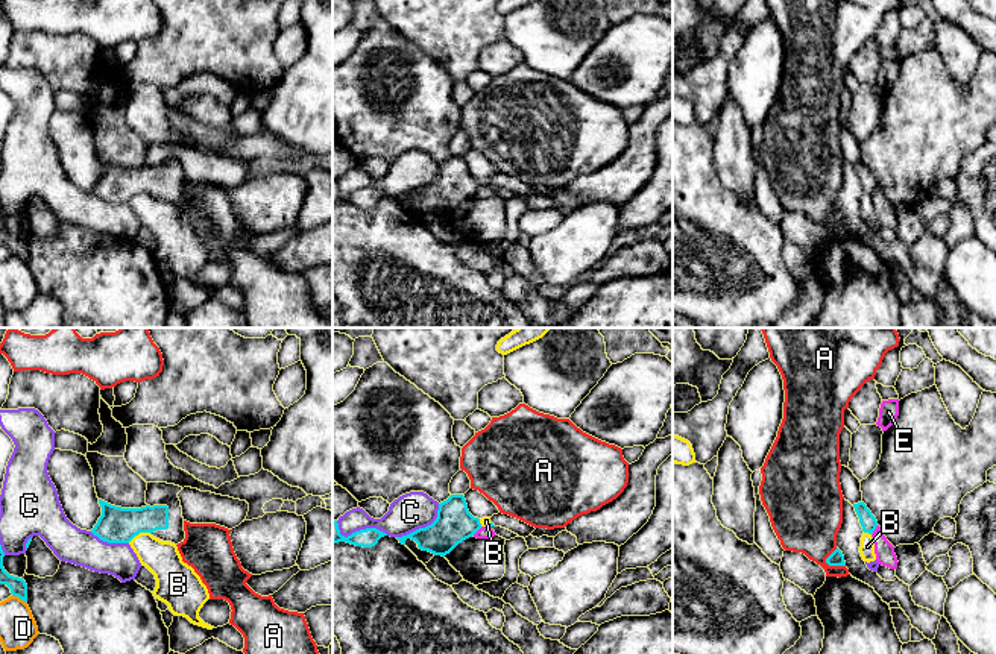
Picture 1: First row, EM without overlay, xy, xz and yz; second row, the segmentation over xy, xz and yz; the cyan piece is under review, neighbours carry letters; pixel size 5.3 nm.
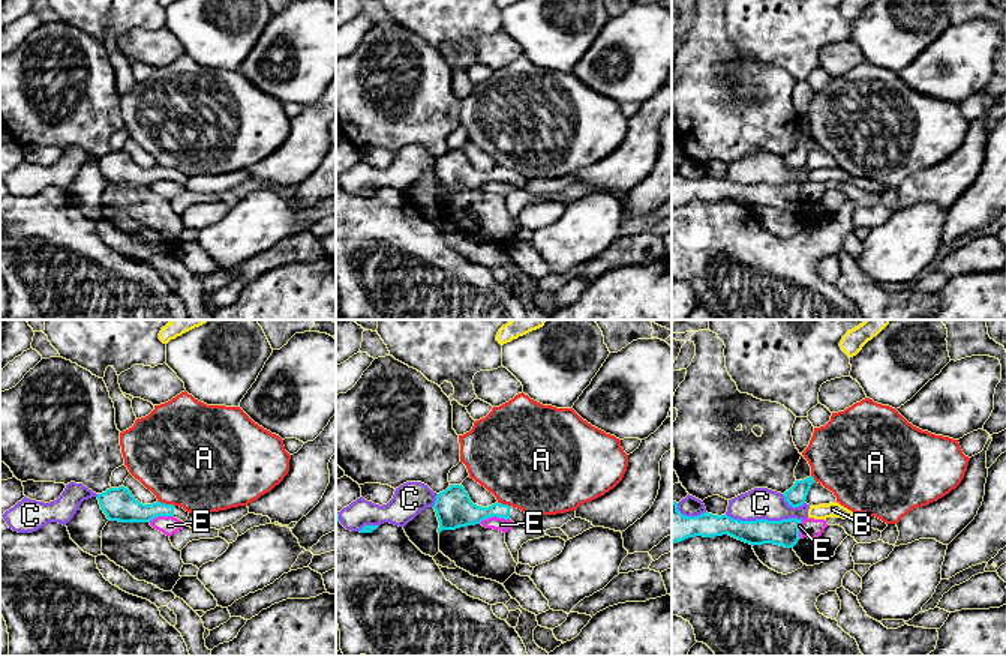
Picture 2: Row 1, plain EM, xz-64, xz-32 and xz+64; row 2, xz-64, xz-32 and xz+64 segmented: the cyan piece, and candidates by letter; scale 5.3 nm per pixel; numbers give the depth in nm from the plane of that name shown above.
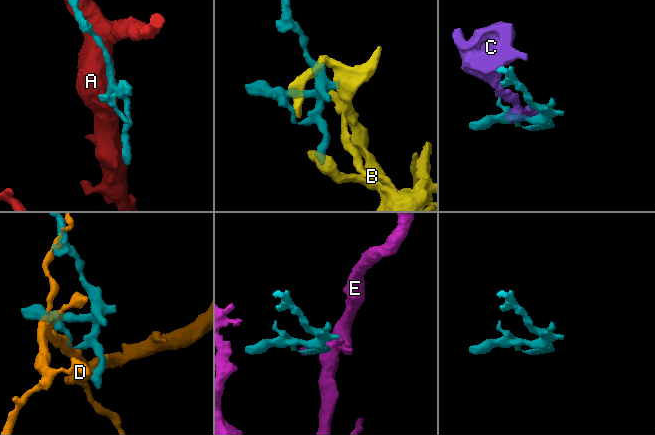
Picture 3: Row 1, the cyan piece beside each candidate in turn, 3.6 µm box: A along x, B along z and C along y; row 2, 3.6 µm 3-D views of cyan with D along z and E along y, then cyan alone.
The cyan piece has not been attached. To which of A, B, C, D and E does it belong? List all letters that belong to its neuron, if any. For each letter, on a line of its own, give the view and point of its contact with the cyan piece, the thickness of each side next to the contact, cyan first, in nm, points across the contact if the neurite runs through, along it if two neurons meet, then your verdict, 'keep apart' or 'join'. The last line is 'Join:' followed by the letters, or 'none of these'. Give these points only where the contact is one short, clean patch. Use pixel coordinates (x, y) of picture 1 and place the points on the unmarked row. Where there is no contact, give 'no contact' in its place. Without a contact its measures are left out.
A: contact yz (828, 217); calibres 80 and 380 nm; keep apart
B: contact xy (138, 193); calibres 190 and 190 nm; border xy (151, 193), (138, 193), (128, 202); keep apart
C: contact xz (359, 191); calibres 100 and 180 nm; keep apart
D: contact xy (20, 258); calibres 90 and 190 nm; border xy (12, 254), (26, 263); keep apart
E: contact yz (875, 188); calibres 90 and 100 nm; keep apart
Join: none of these

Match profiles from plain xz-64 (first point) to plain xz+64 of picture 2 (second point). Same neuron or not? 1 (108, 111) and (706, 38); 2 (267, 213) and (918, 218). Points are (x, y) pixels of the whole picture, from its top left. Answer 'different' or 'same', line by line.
1: same
2: same

